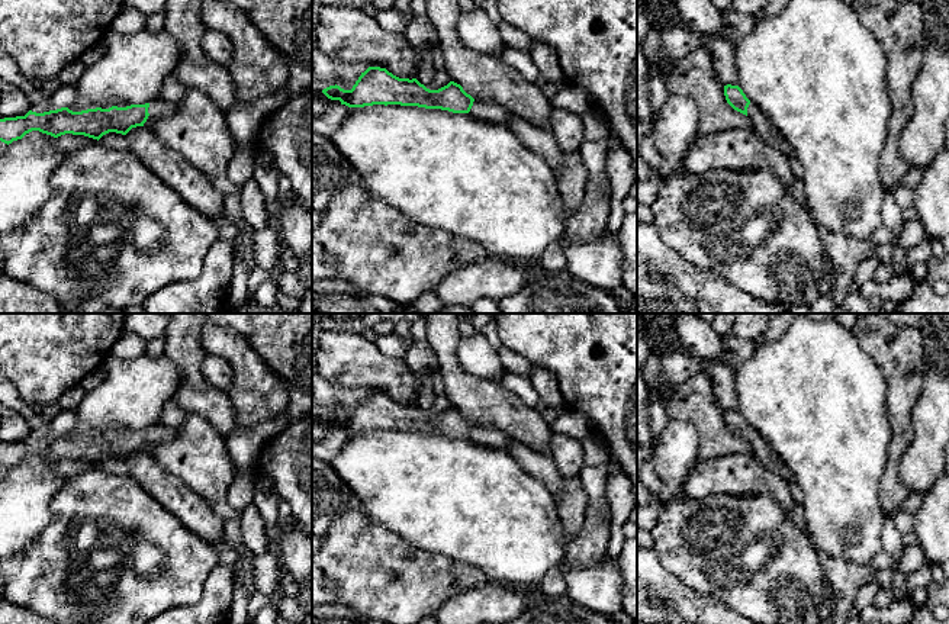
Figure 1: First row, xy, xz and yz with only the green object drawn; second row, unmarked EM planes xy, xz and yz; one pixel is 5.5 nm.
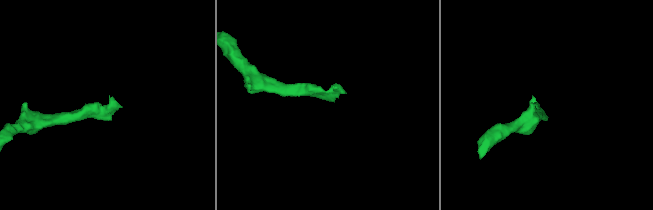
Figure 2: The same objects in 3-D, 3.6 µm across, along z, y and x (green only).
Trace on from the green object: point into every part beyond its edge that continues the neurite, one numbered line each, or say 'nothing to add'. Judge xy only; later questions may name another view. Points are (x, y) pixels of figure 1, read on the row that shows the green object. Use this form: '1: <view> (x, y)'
1: xy (158, 108)

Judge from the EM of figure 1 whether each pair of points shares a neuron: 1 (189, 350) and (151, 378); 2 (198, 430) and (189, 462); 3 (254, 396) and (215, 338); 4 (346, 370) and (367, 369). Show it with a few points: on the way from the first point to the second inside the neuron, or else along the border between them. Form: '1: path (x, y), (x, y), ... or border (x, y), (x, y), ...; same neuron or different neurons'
1: border (164, 354), (182, 373), (182, 388), (176, 395); different neurons
2: path (198, 437), (196, 454); same neuron
3: path (254, 382), (250, 372), (229, 351); same neuron
4: path (351, 369), (362, 369); same neuron

